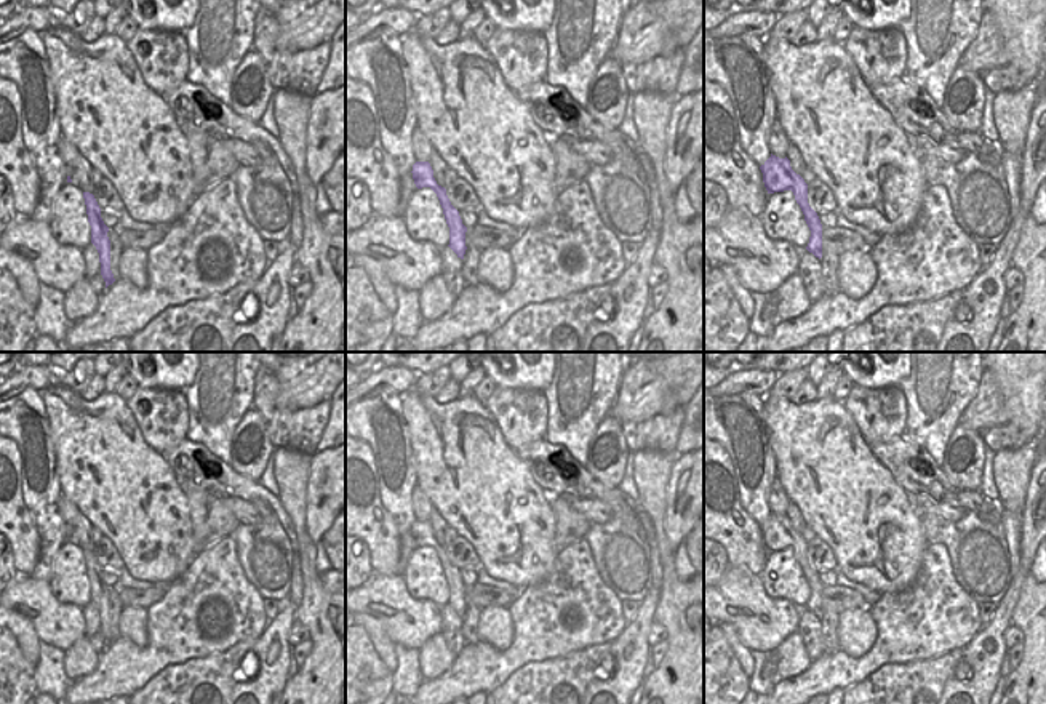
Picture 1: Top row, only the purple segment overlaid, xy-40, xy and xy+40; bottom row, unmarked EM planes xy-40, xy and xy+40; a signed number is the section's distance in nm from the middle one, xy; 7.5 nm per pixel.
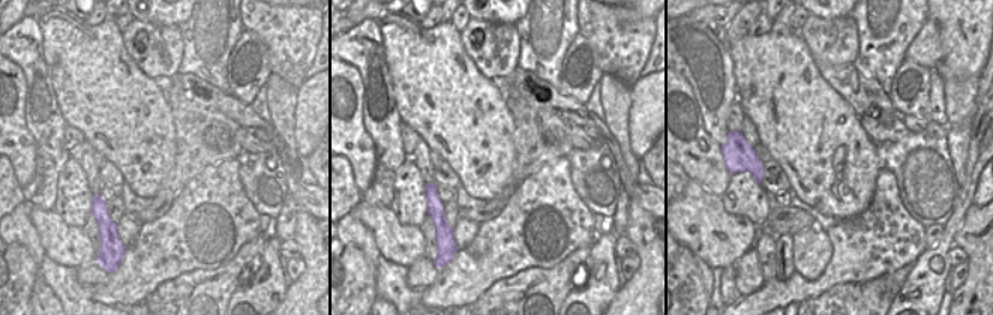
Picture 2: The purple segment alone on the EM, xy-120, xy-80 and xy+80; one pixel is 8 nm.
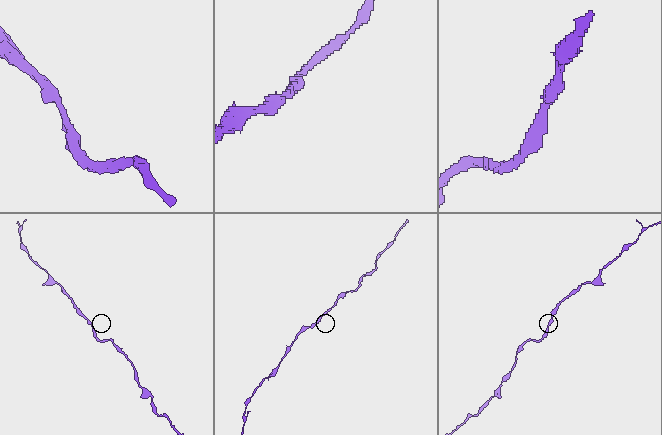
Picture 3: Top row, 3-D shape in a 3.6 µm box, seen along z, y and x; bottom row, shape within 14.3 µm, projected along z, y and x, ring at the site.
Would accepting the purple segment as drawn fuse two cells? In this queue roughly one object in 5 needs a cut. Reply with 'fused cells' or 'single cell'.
single cell

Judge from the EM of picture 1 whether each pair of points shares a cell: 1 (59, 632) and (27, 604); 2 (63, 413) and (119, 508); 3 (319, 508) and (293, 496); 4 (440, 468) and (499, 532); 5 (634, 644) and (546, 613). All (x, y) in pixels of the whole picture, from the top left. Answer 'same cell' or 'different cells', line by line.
1: same cell
2: same cell
3: different cells
4: same cell
5: different cells

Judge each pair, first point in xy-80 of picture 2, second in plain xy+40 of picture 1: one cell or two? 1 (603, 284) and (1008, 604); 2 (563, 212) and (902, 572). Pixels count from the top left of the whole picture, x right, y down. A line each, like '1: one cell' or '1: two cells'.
1: one cell
2: two cells

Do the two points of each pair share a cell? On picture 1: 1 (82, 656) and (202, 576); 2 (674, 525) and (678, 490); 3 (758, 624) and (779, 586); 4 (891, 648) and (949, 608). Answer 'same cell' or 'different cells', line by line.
1: different cells
2: same cell
3: different cells
4: same cell

